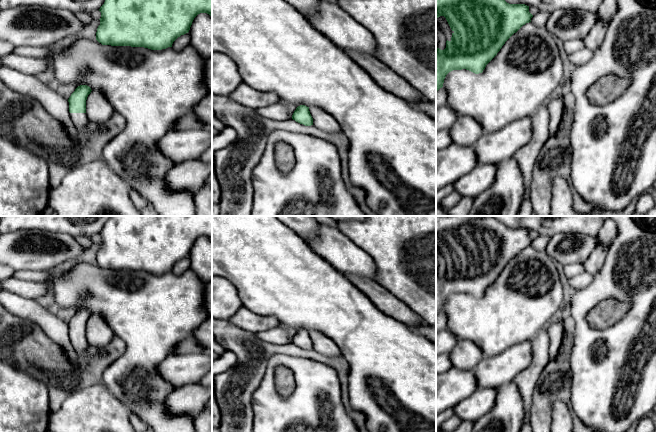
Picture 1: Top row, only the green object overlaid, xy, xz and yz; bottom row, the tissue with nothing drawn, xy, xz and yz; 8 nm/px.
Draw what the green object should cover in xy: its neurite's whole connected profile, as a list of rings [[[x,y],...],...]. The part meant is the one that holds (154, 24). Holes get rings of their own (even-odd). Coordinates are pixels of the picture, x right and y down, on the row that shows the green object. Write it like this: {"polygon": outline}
{"polygon": [[[105,0],[99,11],[101,18],[96,32],[96,40],[102,45],[162,50],[172,47],[178,37],[188,33],[198,14],[207,13],[212,16],[212,0]]]}

